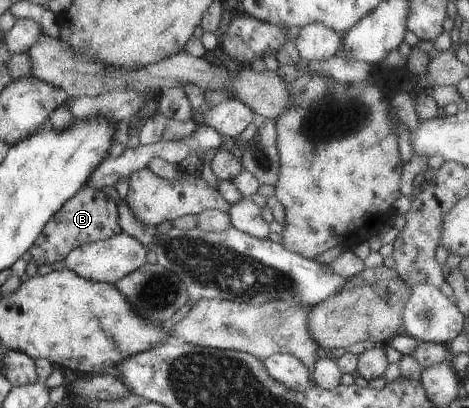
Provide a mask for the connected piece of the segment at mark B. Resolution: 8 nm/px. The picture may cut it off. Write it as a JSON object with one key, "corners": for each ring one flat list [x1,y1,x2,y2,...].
{"corners":[[85,185,45,223,43,231,39,233,39,237,28,251,37,268,40,265,52,266,55,261,63,261,67,254,76,247,106,240,108,237,113,237,113,235,121,232,117,202,103,191]]}

